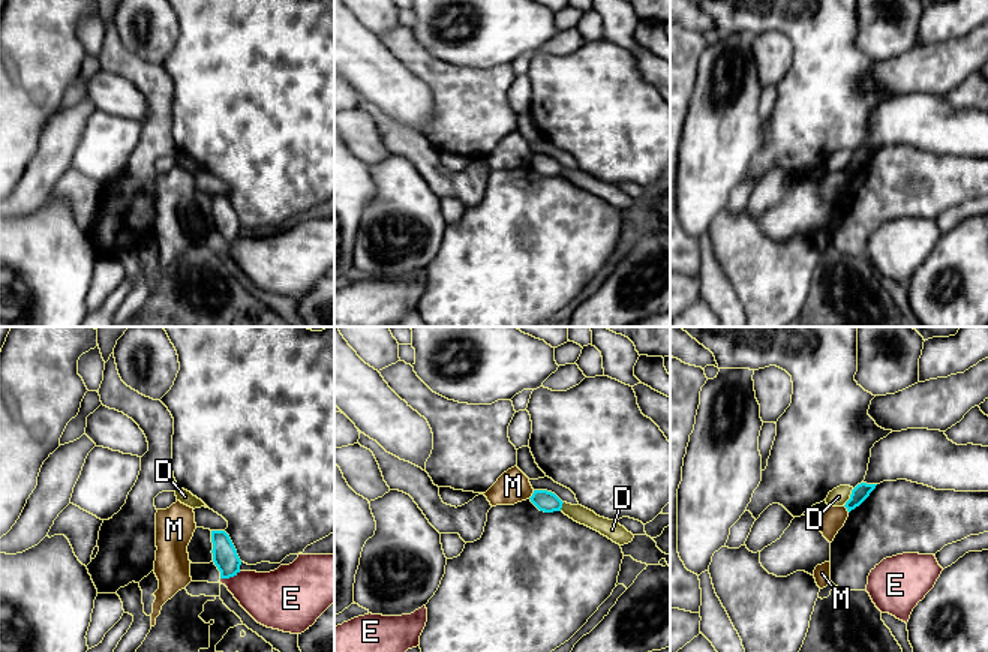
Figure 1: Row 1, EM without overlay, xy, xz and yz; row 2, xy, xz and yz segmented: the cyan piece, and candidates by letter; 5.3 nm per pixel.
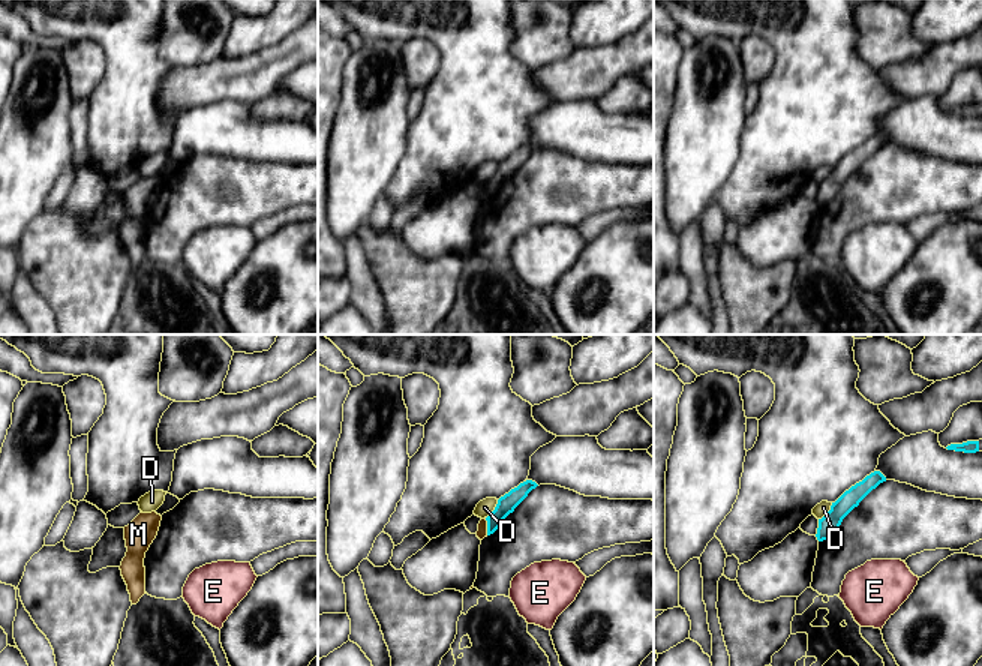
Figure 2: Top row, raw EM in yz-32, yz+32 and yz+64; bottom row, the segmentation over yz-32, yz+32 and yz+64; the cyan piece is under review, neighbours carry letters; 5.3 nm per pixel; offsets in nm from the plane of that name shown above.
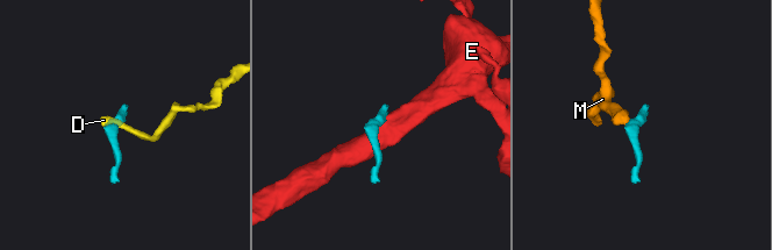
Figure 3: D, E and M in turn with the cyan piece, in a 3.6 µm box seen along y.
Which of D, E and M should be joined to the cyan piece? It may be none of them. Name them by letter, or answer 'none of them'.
none of them

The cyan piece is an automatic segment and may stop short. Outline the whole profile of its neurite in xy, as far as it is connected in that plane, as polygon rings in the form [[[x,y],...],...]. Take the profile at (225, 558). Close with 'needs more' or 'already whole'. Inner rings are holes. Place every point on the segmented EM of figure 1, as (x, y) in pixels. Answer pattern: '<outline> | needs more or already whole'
[[[211,531],[213,562],[220,571],[220,579],[229,579],[240,573],[241,561],[225,531]]] | already whole

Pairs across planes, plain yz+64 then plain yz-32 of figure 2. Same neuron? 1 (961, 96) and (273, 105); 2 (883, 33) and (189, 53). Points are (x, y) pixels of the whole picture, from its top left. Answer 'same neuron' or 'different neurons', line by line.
1: same neuron
2: same neuron

